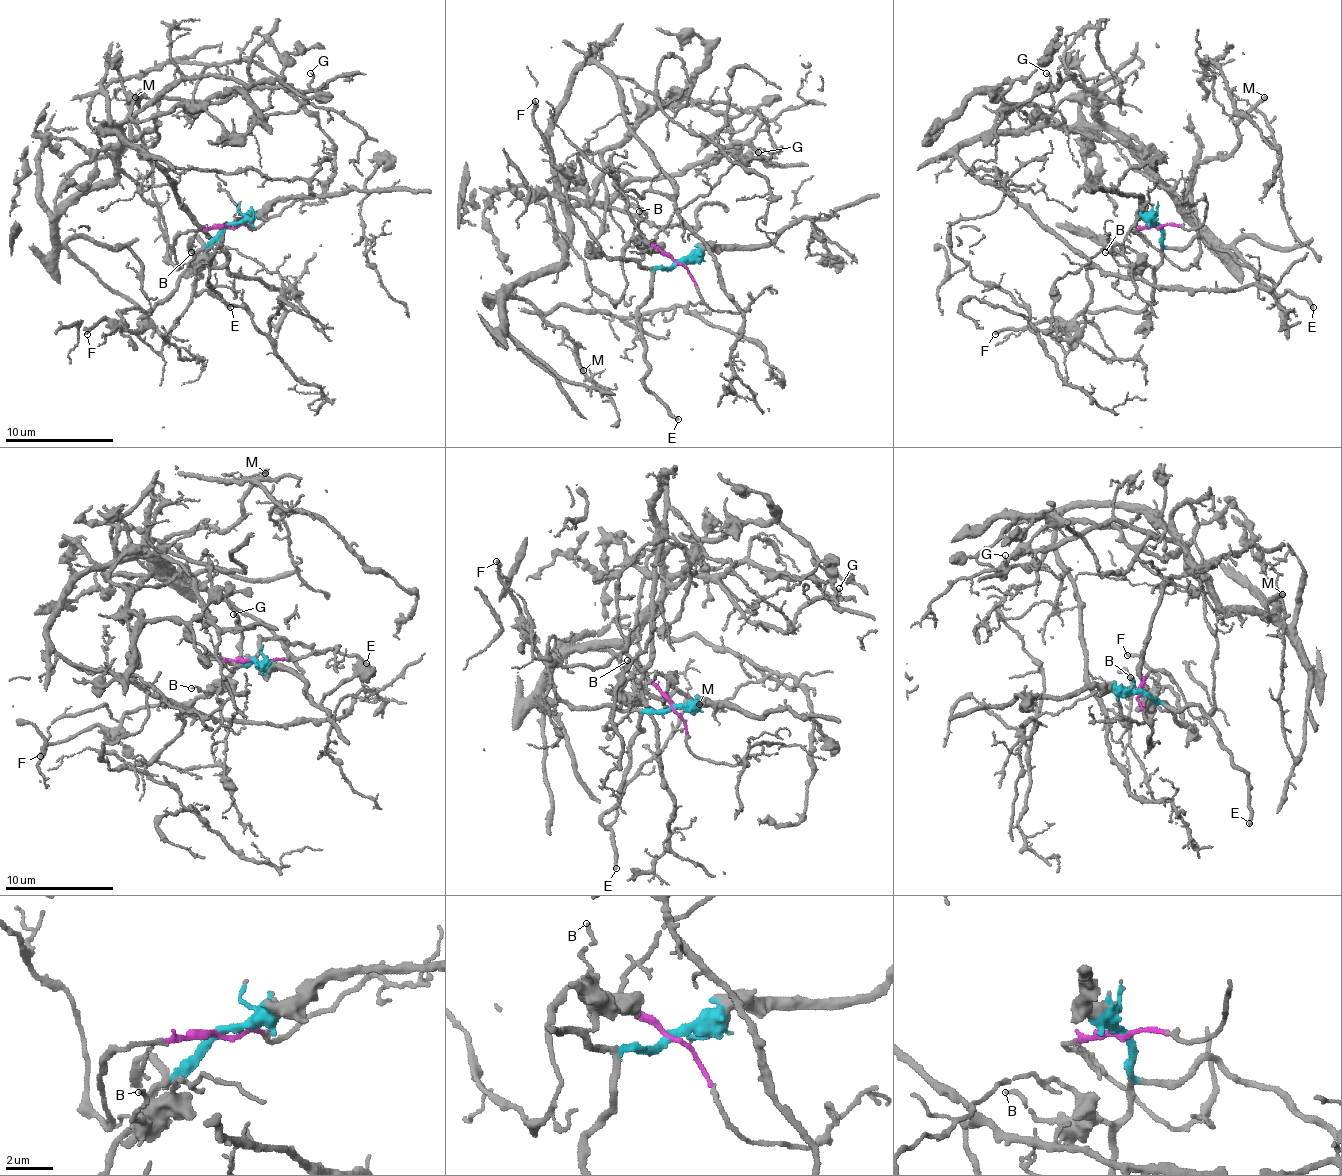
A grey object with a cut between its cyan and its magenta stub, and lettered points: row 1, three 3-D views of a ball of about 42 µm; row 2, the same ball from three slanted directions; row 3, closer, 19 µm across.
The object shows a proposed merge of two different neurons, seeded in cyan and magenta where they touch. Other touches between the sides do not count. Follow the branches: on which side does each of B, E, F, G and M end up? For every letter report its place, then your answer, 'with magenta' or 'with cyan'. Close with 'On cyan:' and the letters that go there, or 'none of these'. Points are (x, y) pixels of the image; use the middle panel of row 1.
B: place (639, 211); with cyan
E: place (678, 419); with cyan
F: place (535, 101); with cyan
G: place (758, 152); with magenta
M: place (583, 370); with magenta
On cyan: B, E, F

